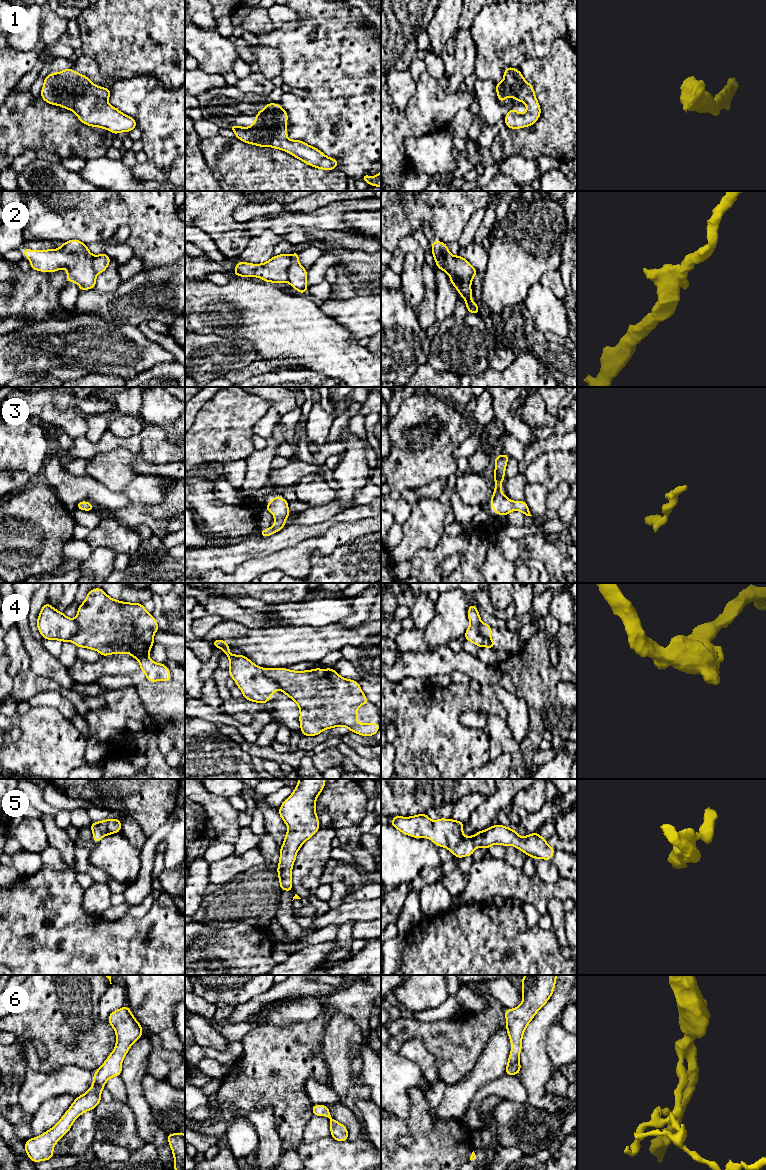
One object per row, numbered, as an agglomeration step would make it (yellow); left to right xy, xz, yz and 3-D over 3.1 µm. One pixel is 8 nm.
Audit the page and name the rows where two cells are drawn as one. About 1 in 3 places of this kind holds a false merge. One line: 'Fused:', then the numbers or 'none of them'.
Fused: 2, 4

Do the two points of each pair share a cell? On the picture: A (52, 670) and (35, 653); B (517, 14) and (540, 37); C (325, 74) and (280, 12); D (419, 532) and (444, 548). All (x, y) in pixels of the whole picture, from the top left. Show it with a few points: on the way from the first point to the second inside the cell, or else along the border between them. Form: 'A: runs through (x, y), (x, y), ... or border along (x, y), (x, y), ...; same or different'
A: runs through (48, 666), (39, 657); same
B: runs through (523, 20), (534, 31); same
C: border along (297, 20), (286, 23), (281, 27); different
D: border along (445, 533), (434, 547), (419, 548), (416, 551); different

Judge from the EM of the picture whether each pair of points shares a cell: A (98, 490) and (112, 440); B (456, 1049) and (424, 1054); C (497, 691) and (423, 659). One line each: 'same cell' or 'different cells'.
A: different cells
B: different cells
C: different cells

